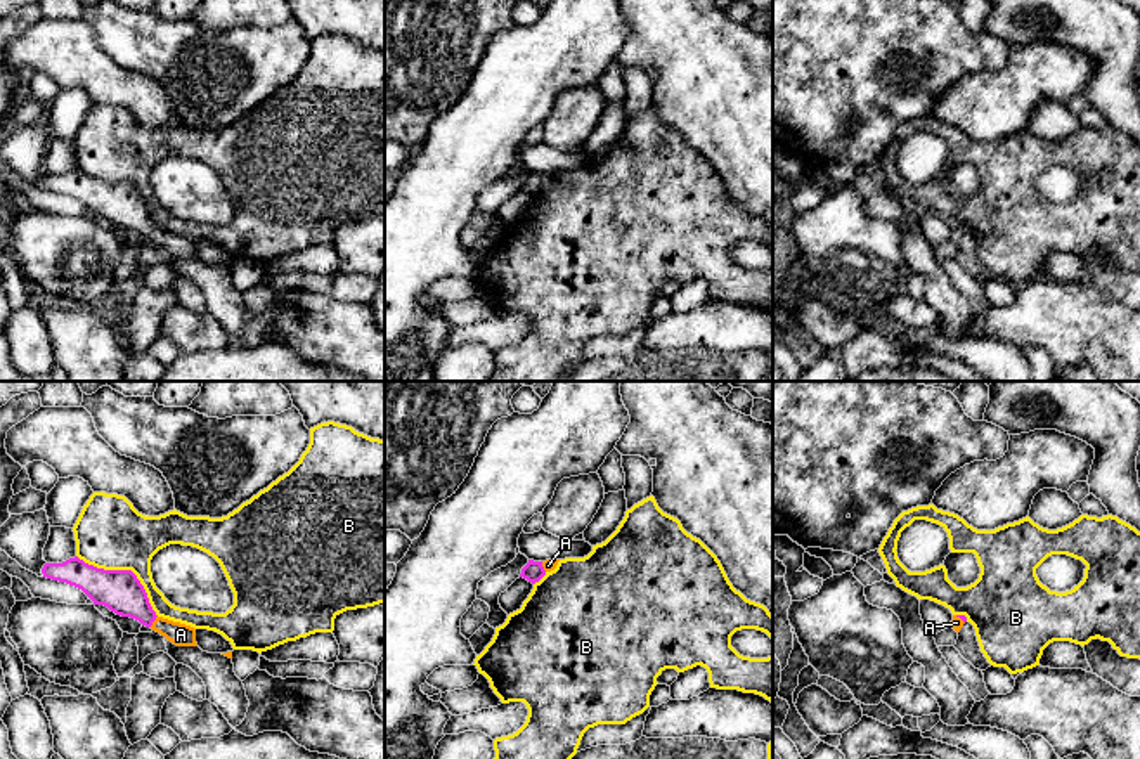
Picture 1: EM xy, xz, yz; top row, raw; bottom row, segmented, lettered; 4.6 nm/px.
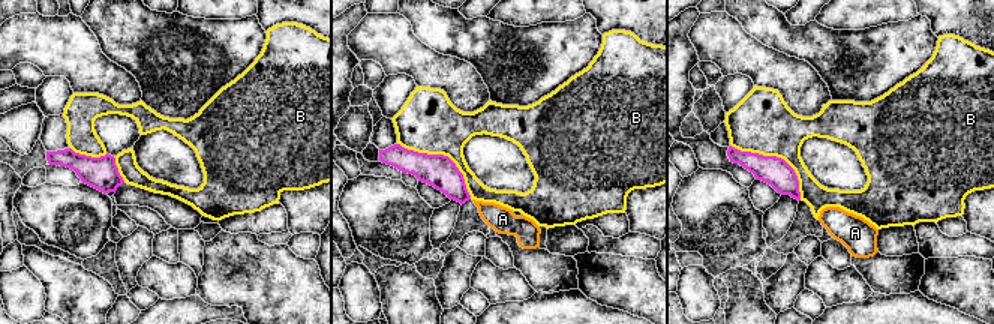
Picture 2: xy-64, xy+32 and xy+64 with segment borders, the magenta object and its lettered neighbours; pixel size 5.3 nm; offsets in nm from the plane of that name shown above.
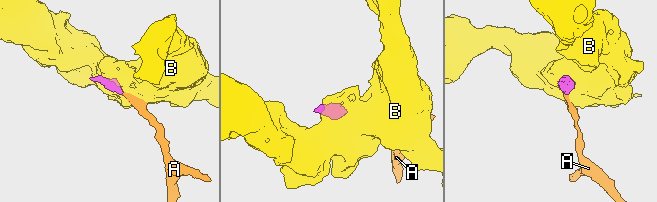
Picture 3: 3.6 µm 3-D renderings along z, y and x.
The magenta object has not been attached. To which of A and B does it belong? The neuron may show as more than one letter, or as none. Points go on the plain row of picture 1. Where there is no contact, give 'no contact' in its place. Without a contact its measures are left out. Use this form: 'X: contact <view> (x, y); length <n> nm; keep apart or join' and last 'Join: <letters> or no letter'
A: contact xy (155, 231); length 70 nm; join
B: contact xy (127, 182); length 480 nm; keep apart
Join: A

